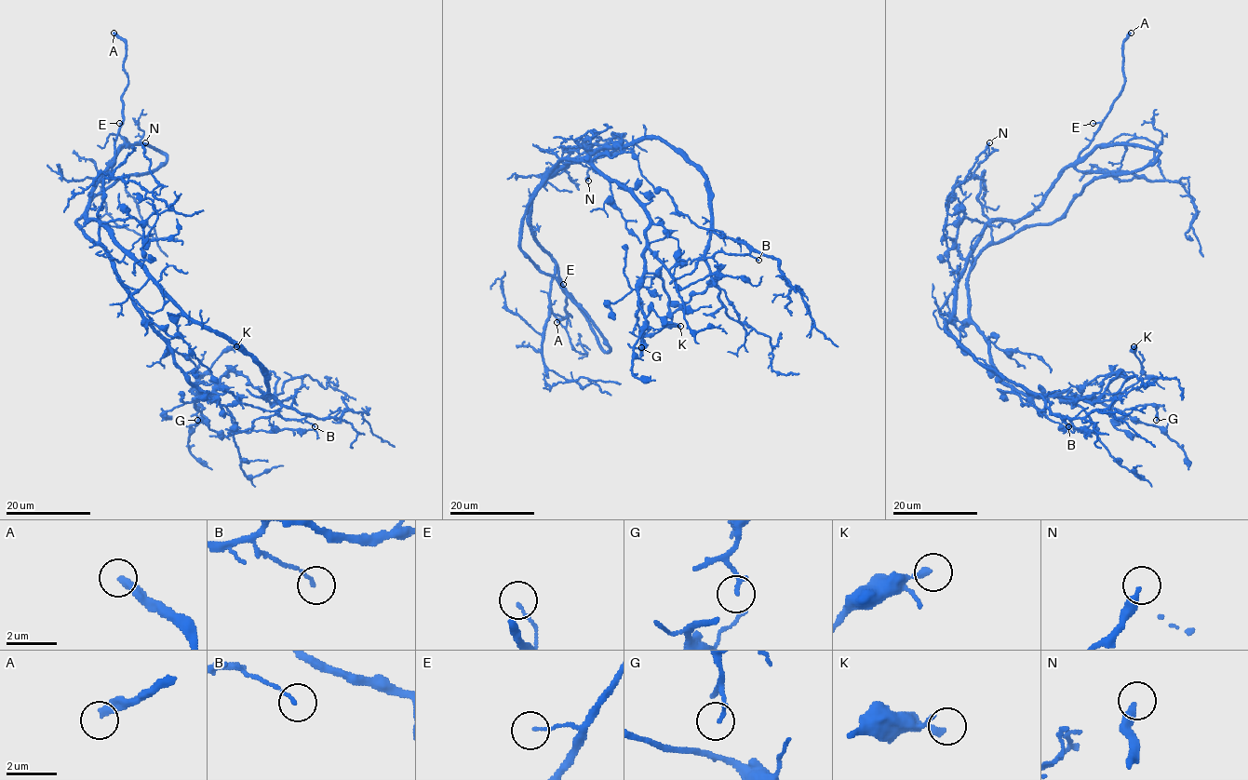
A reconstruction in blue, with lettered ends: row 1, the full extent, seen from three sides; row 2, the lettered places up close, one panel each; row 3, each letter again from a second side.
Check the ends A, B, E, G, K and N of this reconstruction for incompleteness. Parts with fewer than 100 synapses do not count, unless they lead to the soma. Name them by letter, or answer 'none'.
A

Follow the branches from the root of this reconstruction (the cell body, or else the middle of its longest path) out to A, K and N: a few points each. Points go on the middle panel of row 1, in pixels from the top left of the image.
A: (556, 165), (535, 193), (530, 216), (532, 235), (551, 256), (566, 294), (565, 310), (571, 316), (556, 322)
K: (556, 165), (562, 160), (586, 160), (633, 194), (650, 221), (637, 313), (640, 335), (680, 326)
N: (556, 165), (543, 183), (541, 176), (562, 165), (572, 149), (595, 142), (603, 152), (587, 171), (588, 181)

